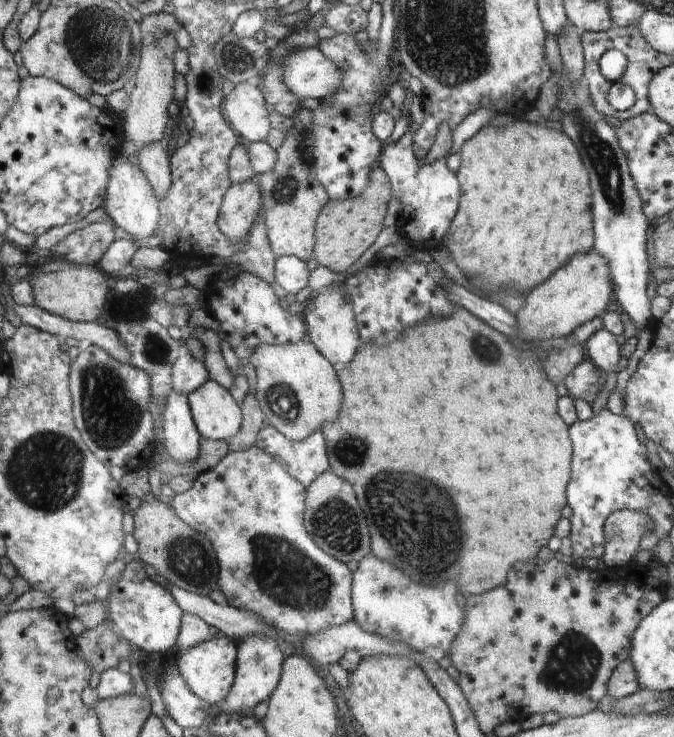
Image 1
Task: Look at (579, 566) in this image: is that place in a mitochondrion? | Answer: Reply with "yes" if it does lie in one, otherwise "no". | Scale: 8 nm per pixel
no

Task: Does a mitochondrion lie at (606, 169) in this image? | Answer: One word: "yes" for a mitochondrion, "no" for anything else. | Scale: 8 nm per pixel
yes

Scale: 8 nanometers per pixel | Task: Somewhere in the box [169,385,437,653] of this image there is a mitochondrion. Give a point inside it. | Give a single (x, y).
(291, 575)

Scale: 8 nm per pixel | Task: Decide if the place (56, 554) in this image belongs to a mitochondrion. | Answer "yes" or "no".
no

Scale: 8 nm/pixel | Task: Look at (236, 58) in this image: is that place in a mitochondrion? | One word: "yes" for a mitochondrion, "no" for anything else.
yes

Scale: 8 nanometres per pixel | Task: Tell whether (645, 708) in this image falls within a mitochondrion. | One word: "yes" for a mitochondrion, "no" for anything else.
no

